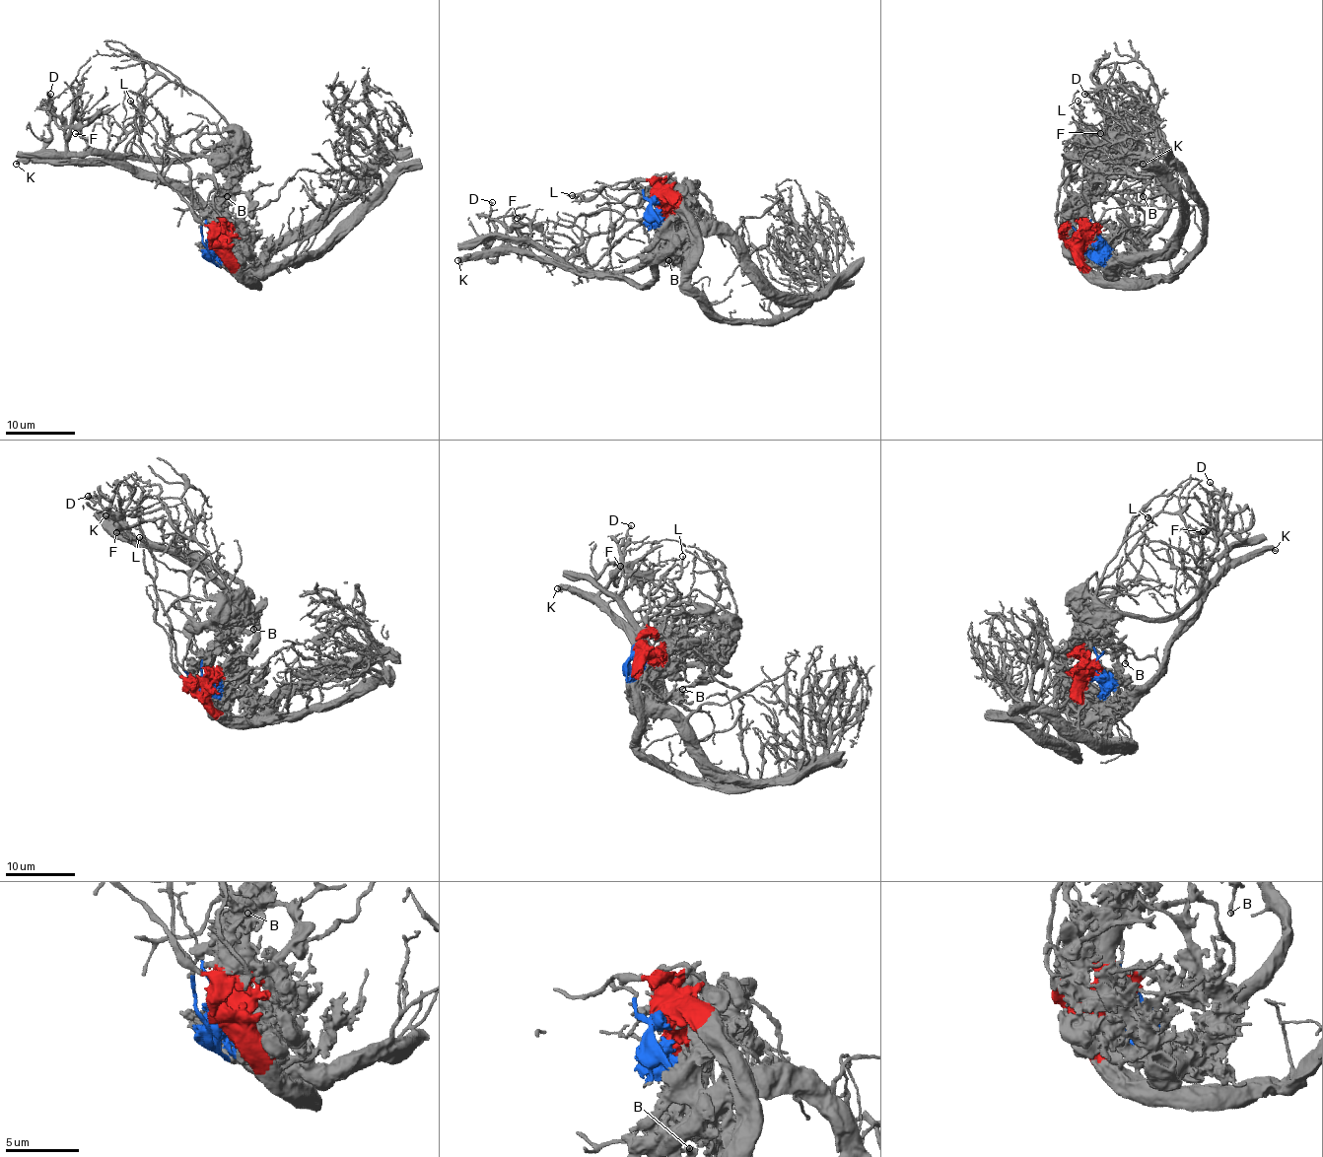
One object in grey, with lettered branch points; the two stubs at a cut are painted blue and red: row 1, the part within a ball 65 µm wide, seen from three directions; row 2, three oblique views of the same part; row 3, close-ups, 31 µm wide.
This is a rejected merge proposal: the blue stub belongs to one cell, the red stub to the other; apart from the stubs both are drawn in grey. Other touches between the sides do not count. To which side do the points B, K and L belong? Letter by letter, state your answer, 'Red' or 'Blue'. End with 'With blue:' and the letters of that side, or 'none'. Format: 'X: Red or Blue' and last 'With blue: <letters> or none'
B: Red
K: Blue
L: Blue
With blue: K, L

